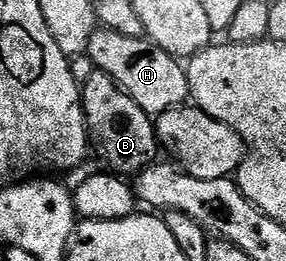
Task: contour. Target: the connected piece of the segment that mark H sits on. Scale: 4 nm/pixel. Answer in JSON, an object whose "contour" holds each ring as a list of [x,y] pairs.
{"contour":[[[99,28],[89,40],[87,54],[95,69],[109,75],[146,114],[158,116],[188,101],[191,89],[184,63],[146,37],[130,38]]]}

